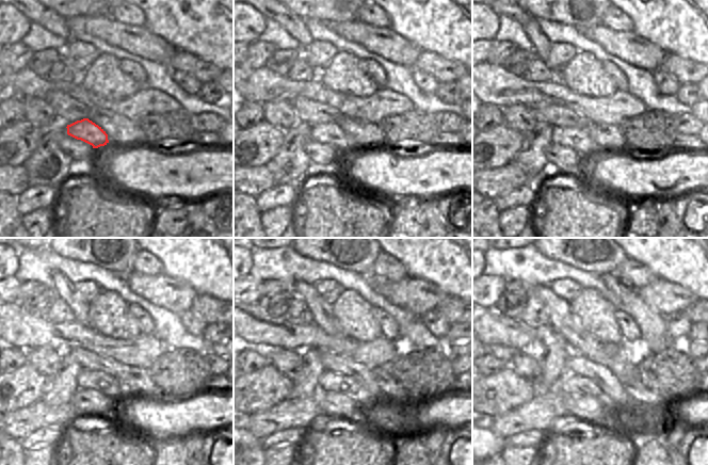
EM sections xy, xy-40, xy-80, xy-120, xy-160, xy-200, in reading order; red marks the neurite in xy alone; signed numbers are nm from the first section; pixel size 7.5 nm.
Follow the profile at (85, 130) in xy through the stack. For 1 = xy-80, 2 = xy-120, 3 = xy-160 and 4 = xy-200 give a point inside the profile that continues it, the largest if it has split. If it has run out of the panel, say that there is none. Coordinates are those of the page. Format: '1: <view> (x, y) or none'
1: xy-80 (579, 140)
2: xy-120 (96, 380)
3: xy-160 (328, 381)
4: xy-200 (570, 384)

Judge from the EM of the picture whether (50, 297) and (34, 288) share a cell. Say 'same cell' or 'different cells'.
different cells

